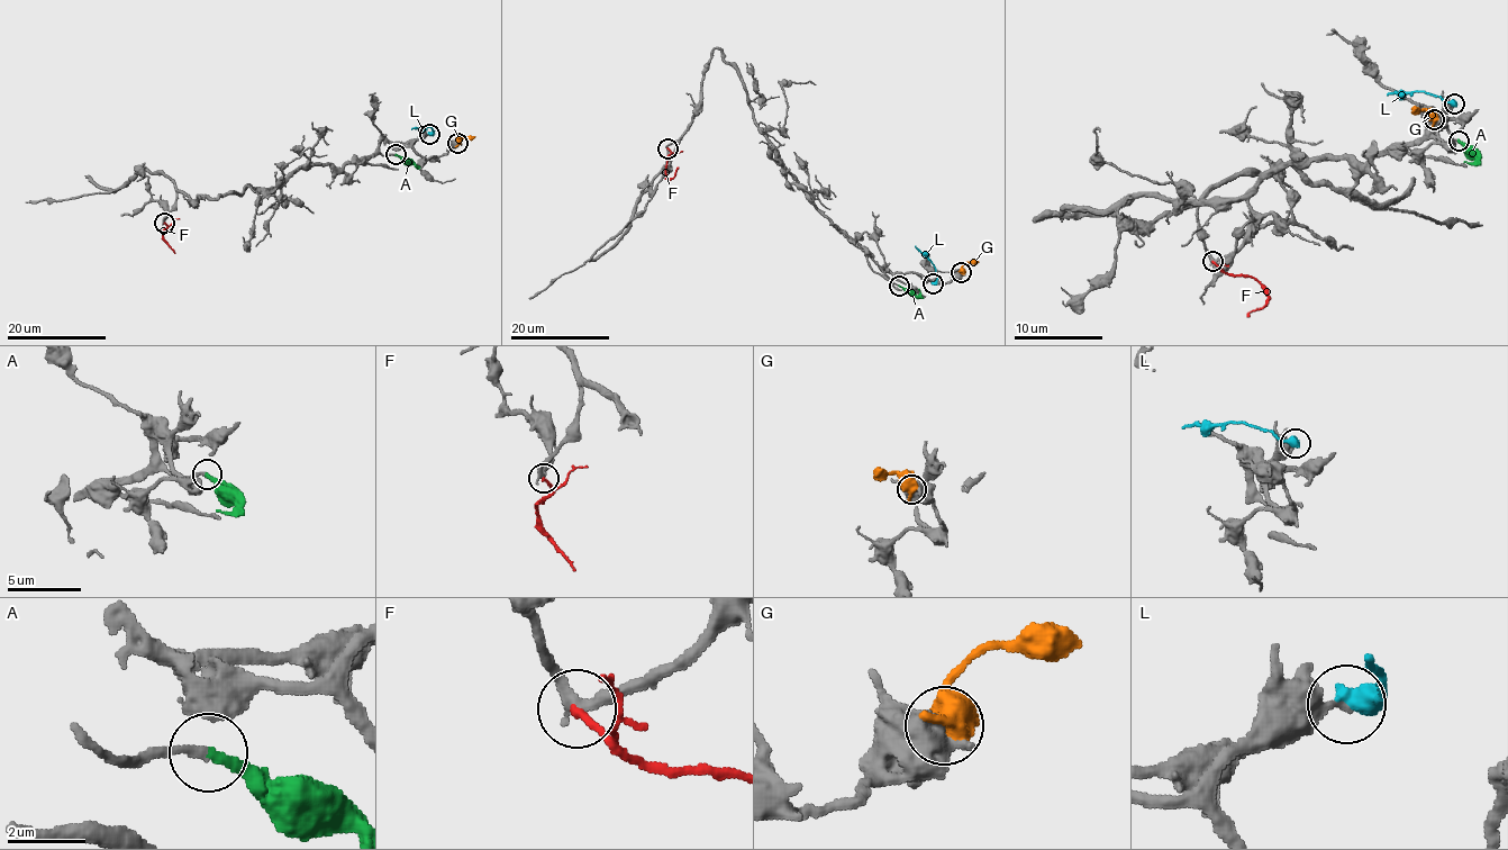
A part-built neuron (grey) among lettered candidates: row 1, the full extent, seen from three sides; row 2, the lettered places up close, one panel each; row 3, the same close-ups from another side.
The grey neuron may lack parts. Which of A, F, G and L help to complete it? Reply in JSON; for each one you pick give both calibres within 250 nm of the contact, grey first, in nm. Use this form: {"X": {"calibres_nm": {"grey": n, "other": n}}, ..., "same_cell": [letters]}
{"A": {"calibres_nm": {"grey": 180, "other": 220}}, "same_cell": ["A"]}

